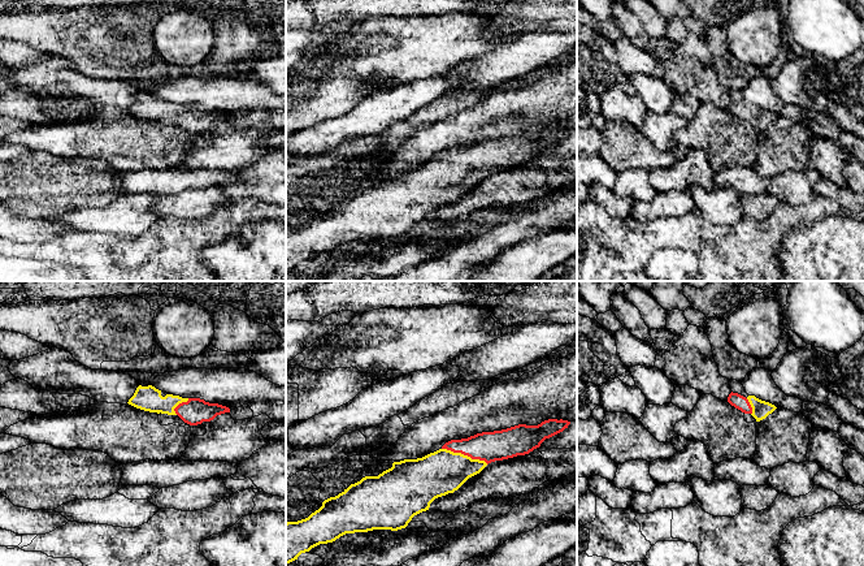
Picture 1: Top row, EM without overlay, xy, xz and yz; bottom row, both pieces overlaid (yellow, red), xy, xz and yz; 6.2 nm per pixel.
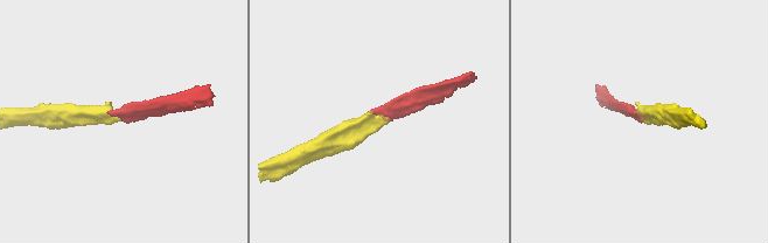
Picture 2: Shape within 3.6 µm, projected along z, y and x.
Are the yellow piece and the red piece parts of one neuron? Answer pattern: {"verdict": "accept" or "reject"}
{"verdict": "accept"}

